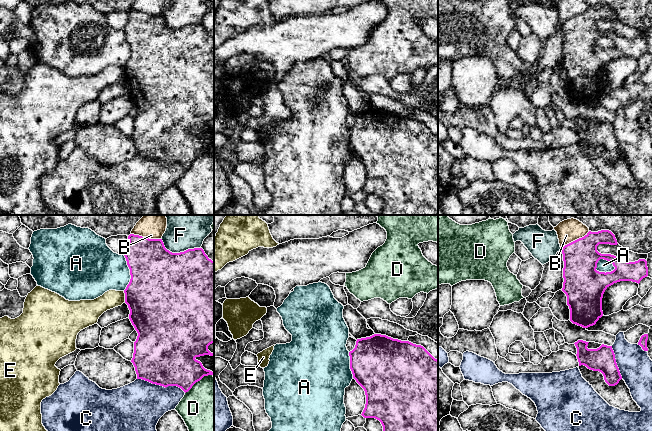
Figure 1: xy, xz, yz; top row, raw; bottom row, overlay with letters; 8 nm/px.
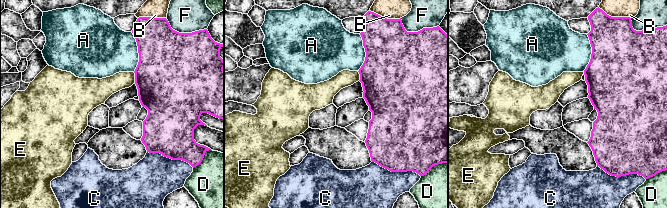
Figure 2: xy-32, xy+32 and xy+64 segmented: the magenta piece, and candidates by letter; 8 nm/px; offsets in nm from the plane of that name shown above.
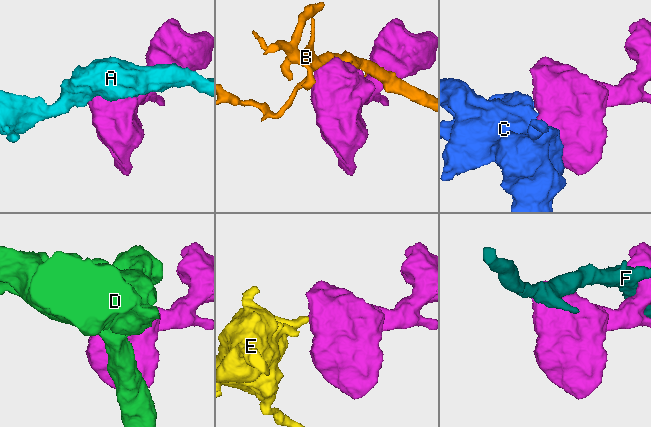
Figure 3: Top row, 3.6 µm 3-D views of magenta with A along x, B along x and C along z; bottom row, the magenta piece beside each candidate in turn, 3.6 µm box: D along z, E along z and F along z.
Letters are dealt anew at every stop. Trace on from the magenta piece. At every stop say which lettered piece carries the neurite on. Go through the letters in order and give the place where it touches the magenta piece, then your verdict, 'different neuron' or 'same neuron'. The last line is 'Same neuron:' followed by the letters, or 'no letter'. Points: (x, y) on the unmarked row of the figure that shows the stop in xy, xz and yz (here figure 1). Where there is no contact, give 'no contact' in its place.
A: yz (604, 48) | different neuron
B: xy (145, 13) | different neuron
C: xy (161, 161) | different neuron
D: xy (198, 156) | different neuron
E: xy (125, 72) | different neuron
F: xy (178, 29) | different neuron
Same neuron: no letter

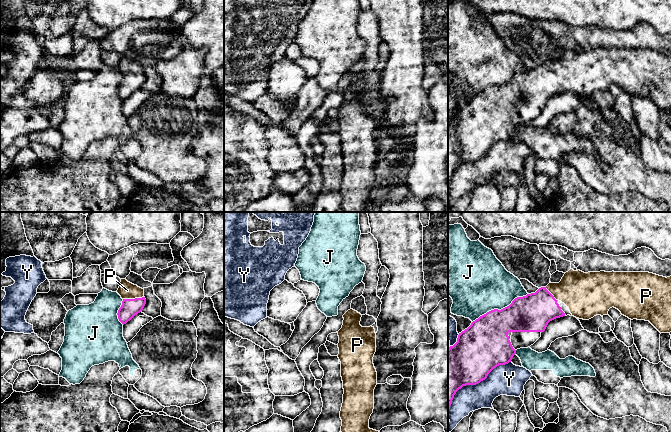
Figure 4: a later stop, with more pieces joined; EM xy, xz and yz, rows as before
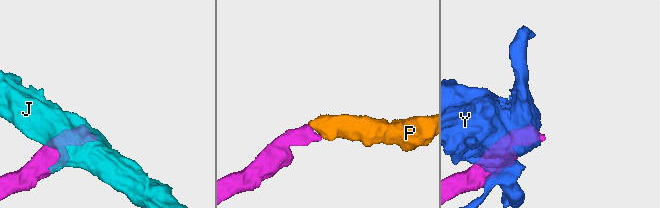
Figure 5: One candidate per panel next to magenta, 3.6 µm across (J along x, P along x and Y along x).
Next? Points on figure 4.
J: yz (499, 86) | different neuron
P: xy (133, 75) | same neuron
Y: yz (473, 160) | different neuron
Same neuron: P

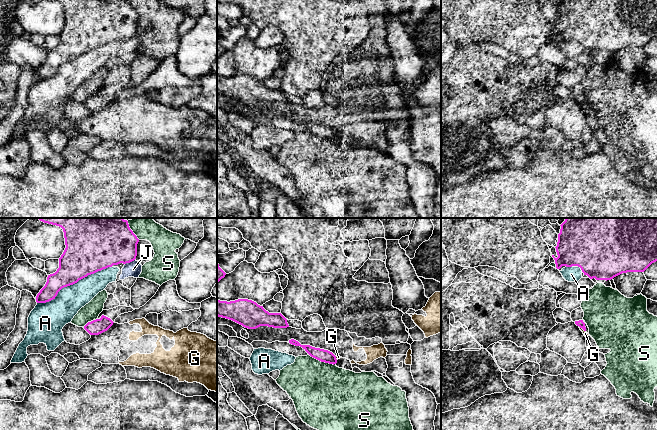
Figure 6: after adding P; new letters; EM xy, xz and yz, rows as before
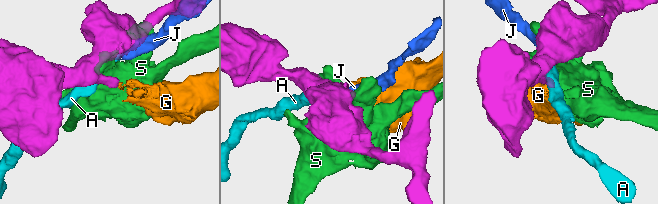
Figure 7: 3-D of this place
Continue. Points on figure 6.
A: xy (73, 59) | different neuron
G: yz (582, 104) | different neuron
J: xy (129, 38) | different neuron
S: xz (322, 137) | different neuron
Same neuron: no letter

